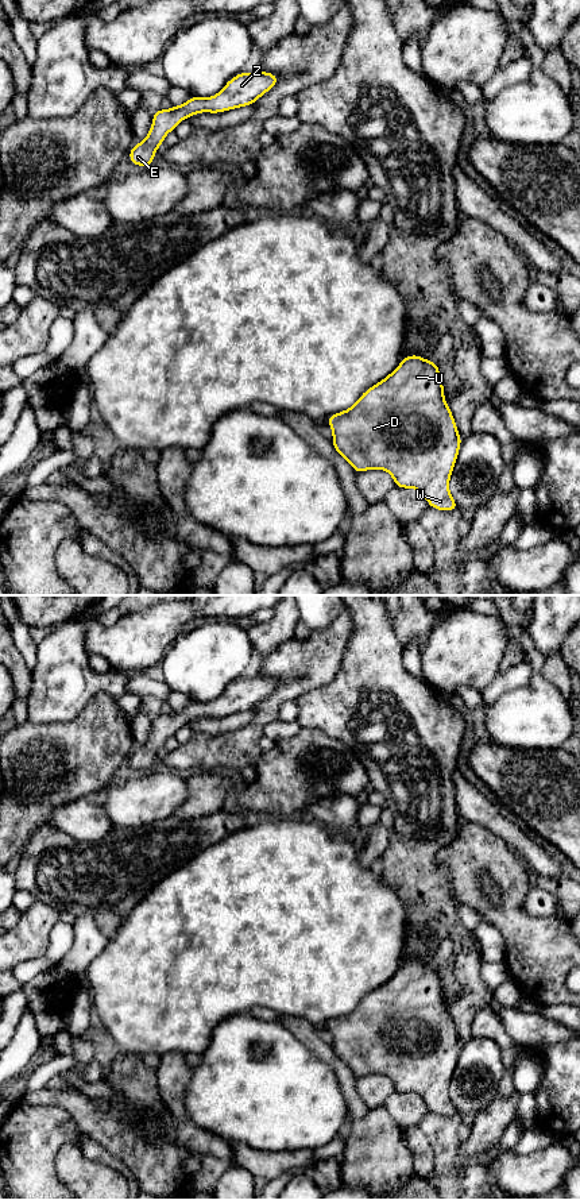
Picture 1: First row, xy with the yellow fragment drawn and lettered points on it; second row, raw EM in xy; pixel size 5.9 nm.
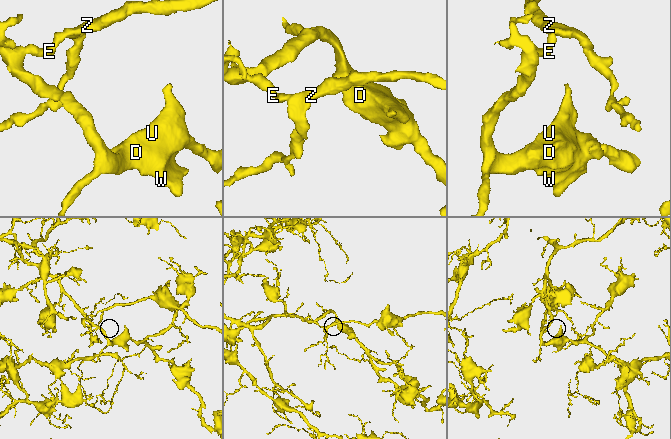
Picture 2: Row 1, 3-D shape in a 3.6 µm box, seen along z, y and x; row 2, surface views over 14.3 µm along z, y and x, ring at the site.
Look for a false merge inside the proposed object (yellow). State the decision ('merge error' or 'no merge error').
no merge error

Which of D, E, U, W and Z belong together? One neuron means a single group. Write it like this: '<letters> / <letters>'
D E U W Z

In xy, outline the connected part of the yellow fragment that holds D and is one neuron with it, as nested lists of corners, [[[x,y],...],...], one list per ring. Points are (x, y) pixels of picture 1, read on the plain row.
[[[407,960],[393,977],[367,993],[349,1014],[330,1019],[326,1027],[333,1037],[332,1050],[356,1079],[384,1074],[393,1081],[395,1092],[418,1095],[430,1112],[442,1116],[459,1114],[449,1096],[449,1085],[463,1043],[445,1006],[440,972],[433,965],[421,960]]]

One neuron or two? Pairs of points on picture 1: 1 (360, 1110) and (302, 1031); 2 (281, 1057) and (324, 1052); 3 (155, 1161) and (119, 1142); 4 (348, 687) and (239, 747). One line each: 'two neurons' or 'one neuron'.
1: one neuron
2: two neurons
3: one neuron
4: two neurons

